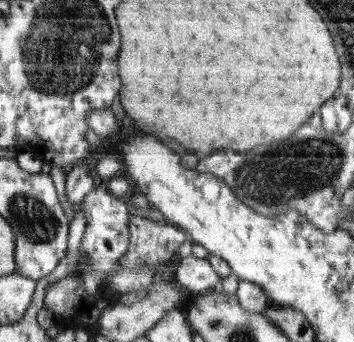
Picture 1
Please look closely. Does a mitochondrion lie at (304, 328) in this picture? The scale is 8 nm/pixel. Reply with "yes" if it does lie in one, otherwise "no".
no

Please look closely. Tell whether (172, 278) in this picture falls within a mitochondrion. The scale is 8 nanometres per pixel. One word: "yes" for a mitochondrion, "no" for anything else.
no

